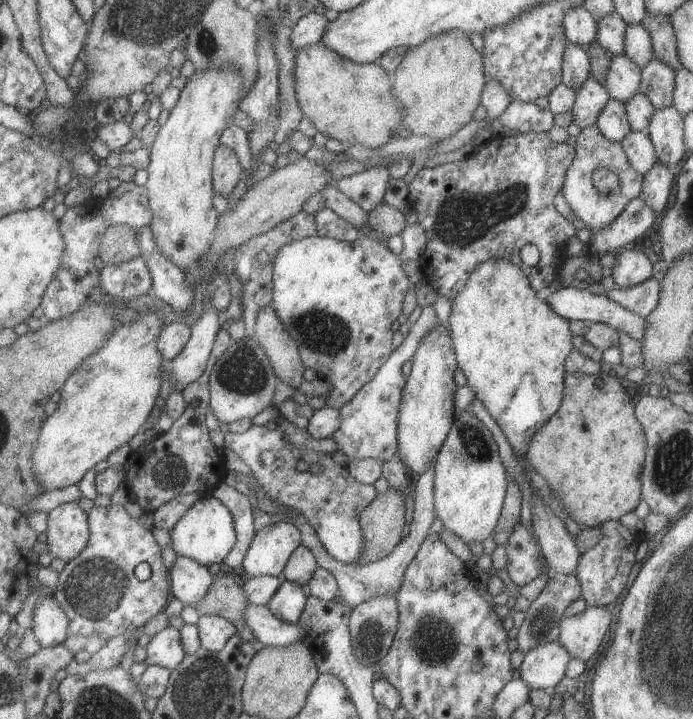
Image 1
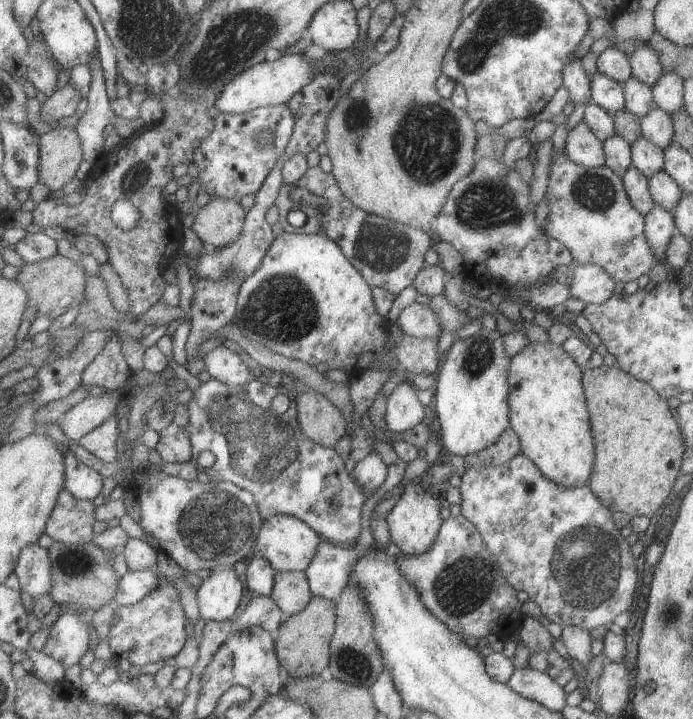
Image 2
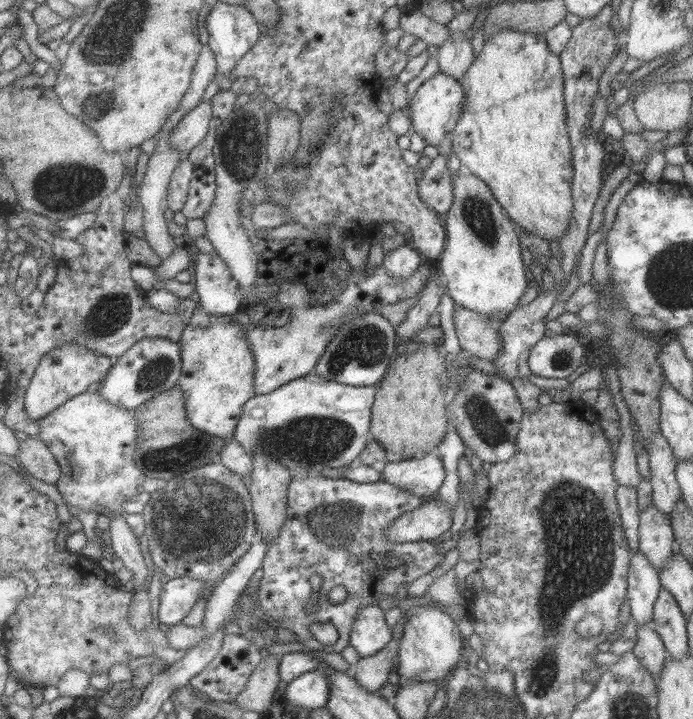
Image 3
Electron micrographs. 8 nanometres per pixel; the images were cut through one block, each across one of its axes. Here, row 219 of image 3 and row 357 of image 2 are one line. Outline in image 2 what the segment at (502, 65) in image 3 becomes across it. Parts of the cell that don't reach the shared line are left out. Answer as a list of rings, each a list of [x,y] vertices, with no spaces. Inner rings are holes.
[[[551,341],[543,342],[539,344],[531,342],[527,344],[521,352],[517,352],[513,356],[509,357],[509,366],[507,367],[507,387],[506,393],[508,408],[509,408],[509,420],[510,428],[517,434],[520,444],[520,452],[523,453],[535,466],[539,469],[539,472],[543,474],[547,480],[555,482],[556,485],[565,486],[565,488],[577,488],[577,486],[588,486],[589,476],[591,476],[591,468],[593,468],[594,457],[594,444],[591,436],[591,426],[589,424],[589,412],[586,406],[586,400],[584,396],[584,390],[581,382],[583,369],[577,366],[571,357],[561,348],[561,345],[553,344]]]

